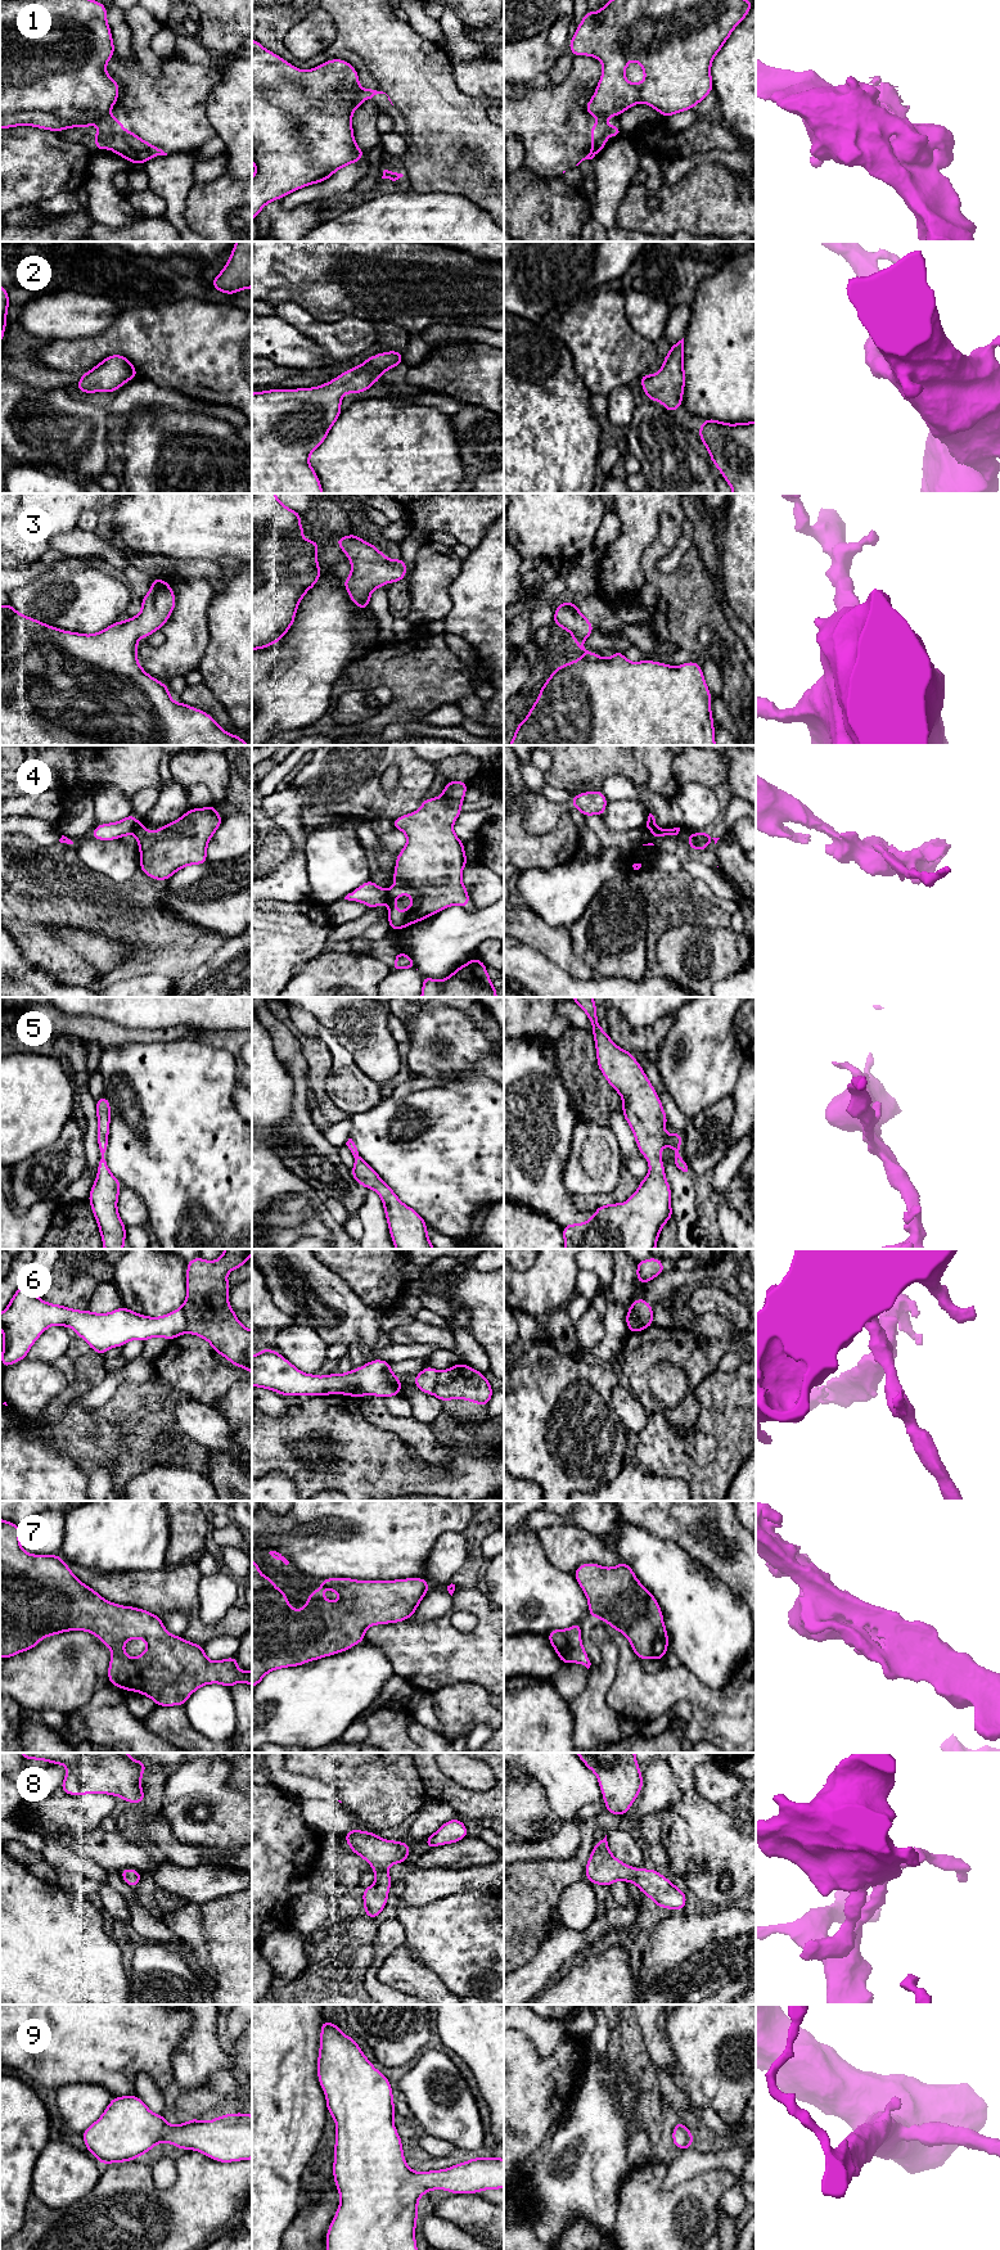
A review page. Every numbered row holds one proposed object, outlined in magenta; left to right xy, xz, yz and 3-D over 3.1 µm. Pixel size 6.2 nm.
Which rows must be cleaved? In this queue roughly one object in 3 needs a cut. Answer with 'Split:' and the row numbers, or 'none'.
Split: 1, 4, 6

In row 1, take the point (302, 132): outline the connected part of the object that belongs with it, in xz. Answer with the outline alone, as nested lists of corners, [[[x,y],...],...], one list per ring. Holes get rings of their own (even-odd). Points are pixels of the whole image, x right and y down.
[[[252,39],[252,162],[256,167],[256,172],[252,177],[252,220],[256,220],[260,211],[269,202],[278,200],[303,186],[325,181],[339,168],[355,163],[366,155],[366,153],[356,145],[352,130],[352,113],[361,105],[361,95],[359,73],[348,62],[330,59],[310,71],[301,71]]]

